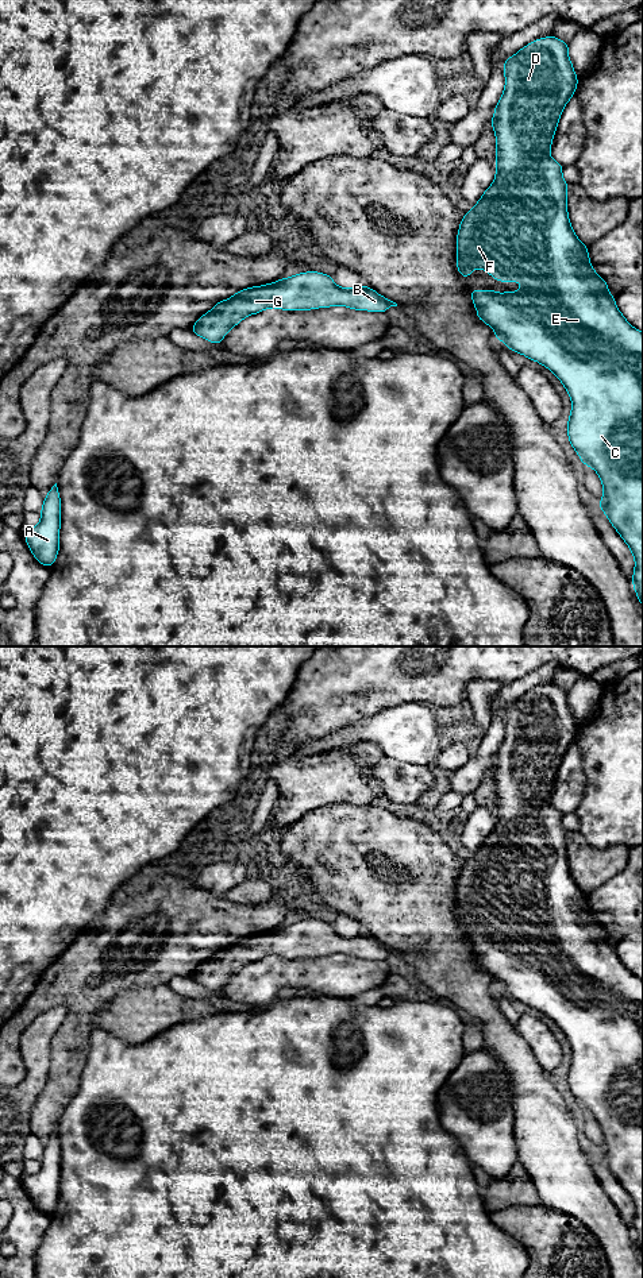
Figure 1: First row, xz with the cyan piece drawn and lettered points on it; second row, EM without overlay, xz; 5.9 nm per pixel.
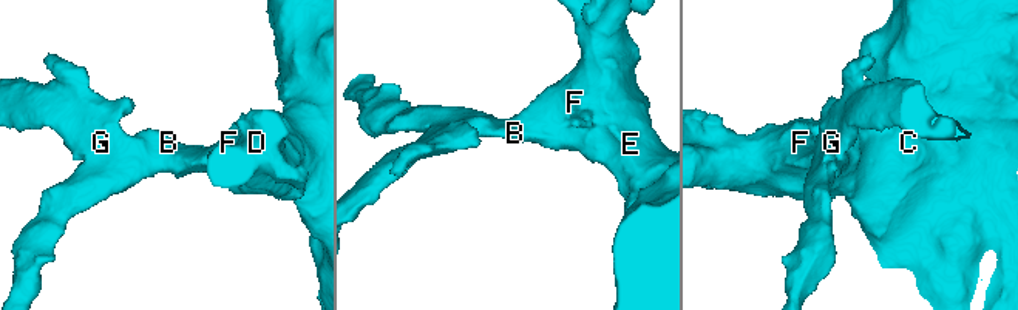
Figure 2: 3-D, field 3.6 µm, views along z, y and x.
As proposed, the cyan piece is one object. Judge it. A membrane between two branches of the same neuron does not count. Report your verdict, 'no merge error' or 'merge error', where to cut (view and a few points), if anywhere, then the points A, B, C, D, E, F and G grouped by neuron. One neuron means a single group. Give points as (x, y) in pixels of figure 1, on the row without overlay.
no merge error; no cut; A B C D E F G

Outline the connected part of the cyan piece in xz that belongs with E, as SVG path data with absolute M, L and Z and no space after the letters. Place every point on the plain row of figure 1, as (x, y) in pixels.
M554 683L539 686L524 694L515 703L509 704L504 711L505 735L494 754L494 762L490 772L496 783L496 825L493 831L484 839L480 849L463 864L458 884L457 884L457 916L466 926L471 923L473 916L482 916L498 930L521 930L519 939L496 941L494 938L471 938L471 947L477 957L477 965L486 973L492 974L496 981L496 988L501 988L511 999L519 1000L531 1008L535 1008L547 1015L565 1034L571 1046L571 1061L567 1069L569 1090L578 1101L582 1112L592 1115L600 1124L604 1142L598 1151L605 1161L612 1174L629 1194L634 1206L635 1217L632 1223L634 1238L639 1250L643 1254L643 980L635 977L617 957L615 943L608 941L608 931L597 923L590 912L588 893L582 892L573 874L570 873L567 861L567 830L562 826L563 814L550 804L552 784L555 783L558 769L565 753L573 745L578 733L574 715L569 706L569 692Z

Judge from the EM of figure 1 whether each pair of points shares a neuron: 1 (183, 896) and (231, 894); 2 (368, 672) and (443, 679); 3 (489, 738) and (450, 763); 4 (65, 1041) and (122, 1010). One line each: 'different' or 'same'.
1: different
2: same
3: different
4: different

